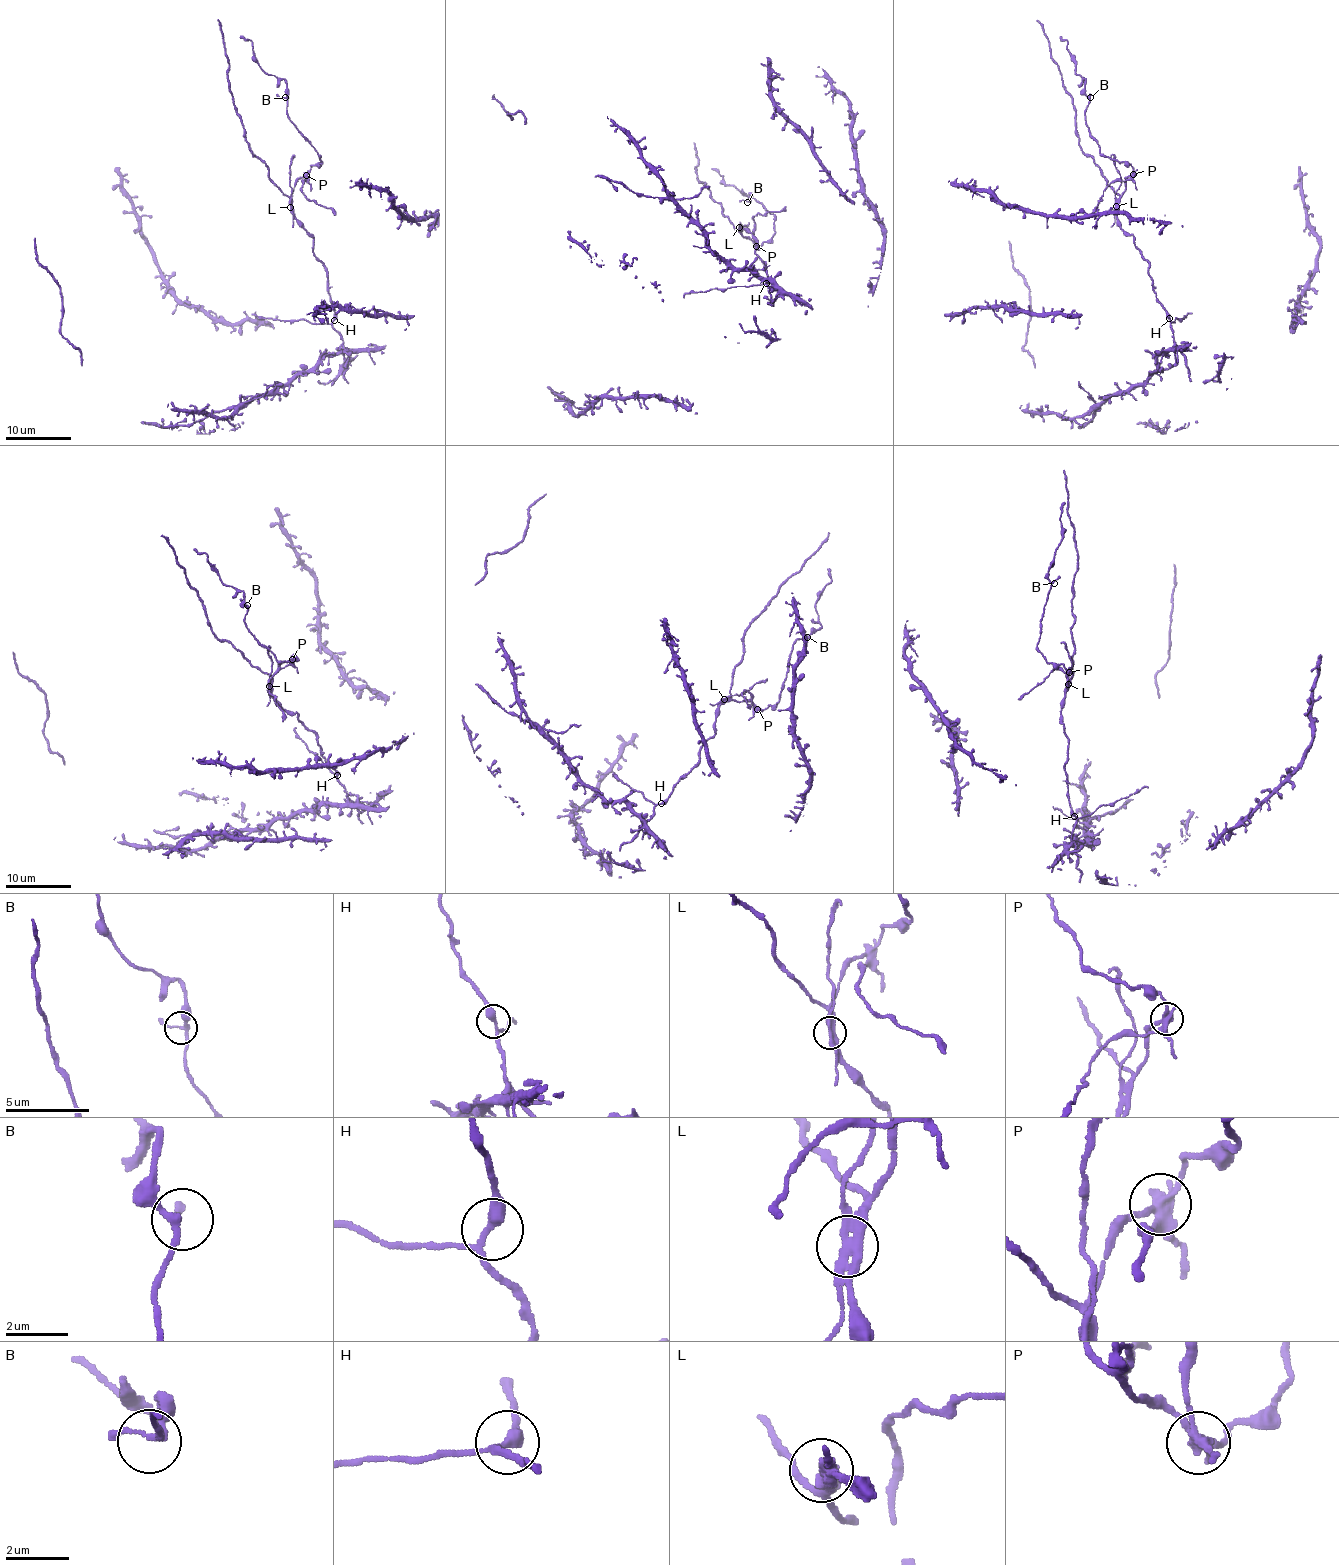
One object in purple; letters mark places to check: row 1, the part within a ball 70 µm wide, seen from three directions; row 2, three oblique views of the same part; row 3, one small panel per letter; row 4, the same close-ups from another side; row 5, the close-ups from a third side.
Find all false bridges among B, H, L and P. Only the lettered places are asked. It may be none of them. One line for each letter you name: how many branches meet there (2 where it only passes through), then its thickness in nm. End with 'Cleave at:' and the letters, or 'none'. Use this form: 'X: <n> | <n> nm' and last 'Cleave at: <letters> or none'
L: 3 | 320 nm
P: 4 | 320 nm
Cleave at: L, P

